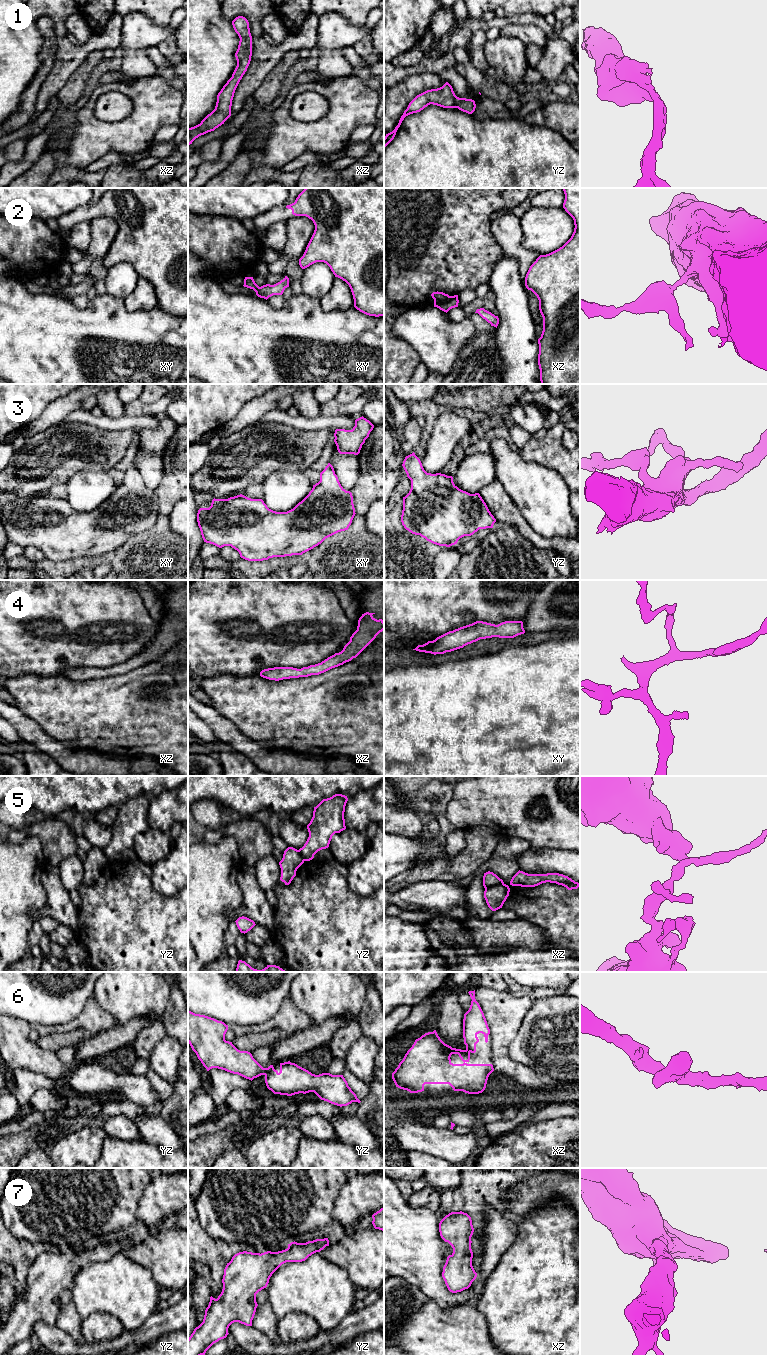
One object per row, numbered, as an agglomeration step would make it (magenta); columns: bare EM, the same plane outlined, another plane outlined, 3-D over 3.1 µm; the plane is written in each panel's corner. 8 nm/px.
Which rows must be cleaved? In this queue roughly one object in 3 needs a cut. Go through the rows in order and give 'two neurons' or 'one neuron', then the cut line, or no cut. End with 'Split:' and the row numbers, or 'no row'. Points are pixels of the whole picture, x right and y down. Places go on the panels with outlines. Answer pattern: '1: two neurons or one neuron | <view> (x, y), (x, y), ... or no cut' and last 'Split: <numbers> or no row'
1: one neuron | no cut
2: one neuron | no cut
3: one neuron | no cut
4: two neurons | xy (497, 625), (495, 630), (496, 636)
5: two neurons | xz (503, 883), (485, 888)
6: one neuron | no cut
7: one neuron | no cut
Split: 4, 5

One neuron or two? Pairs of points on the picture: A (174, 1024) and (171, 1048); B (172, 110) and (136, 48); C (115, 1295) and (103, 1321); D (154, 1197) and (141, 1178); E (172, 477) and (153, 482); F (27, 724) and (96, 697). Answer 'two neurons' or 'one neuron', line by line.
A: two neurons
B: two neurons
C: two neurons
D: two neurons
E: two neurons
F: two neurons

